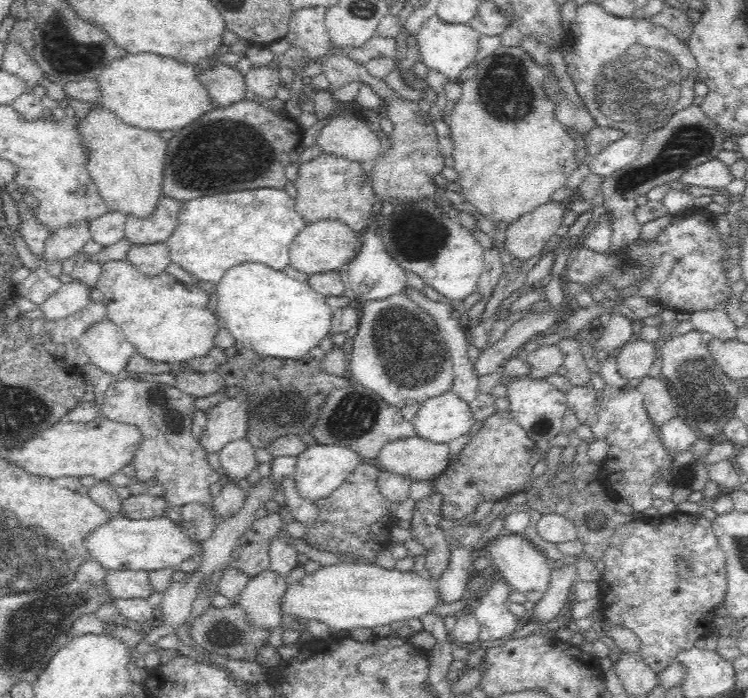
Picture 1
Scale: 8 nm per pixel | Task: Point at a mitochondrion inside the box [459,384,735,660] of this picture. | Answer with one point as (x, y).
(690, 558)

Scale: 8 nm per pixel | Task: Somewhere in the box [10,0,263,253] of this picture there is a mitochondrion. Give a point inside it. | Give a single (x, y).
(74, 51)

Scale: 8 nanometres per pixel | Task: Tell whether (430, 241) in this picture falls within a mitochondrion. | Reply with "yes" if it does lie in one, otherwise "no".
yes

